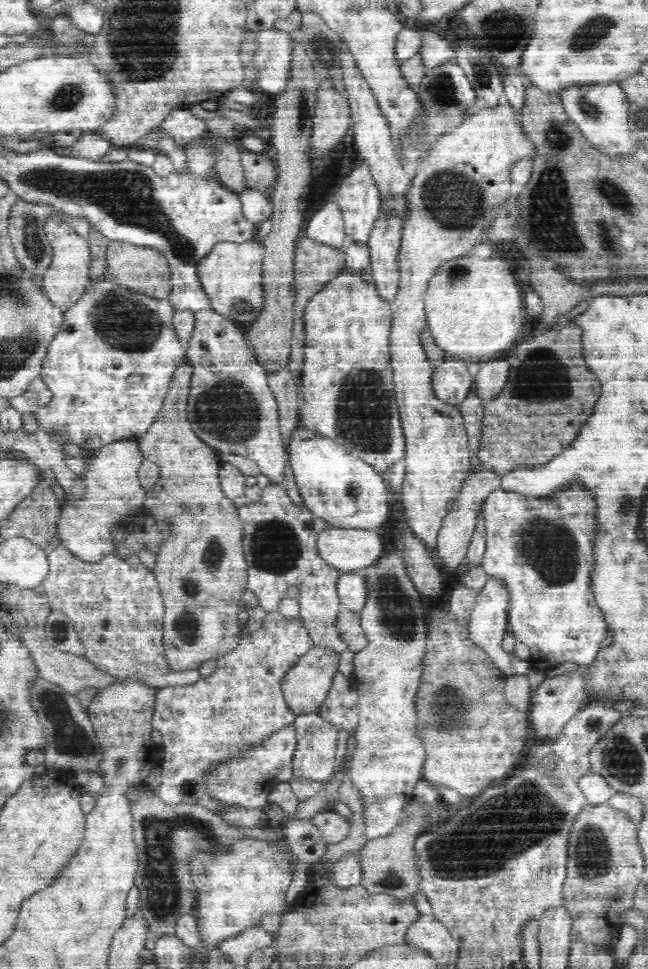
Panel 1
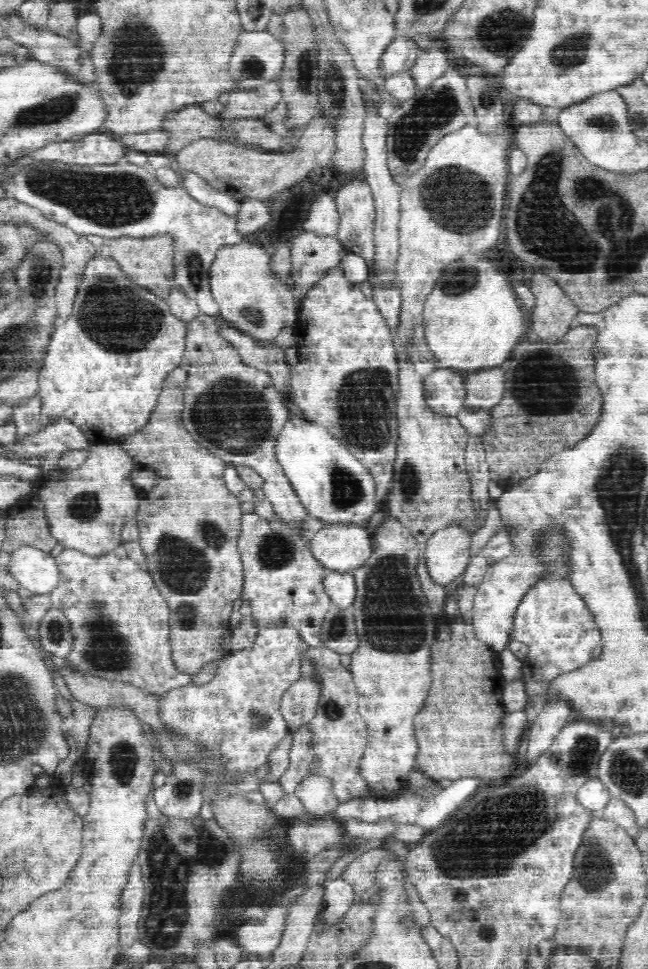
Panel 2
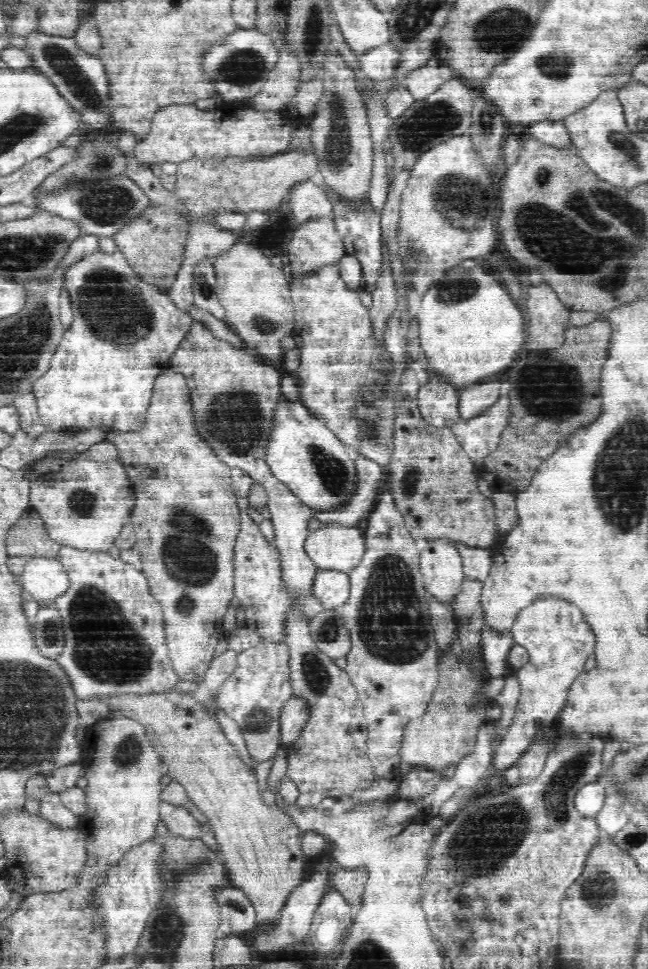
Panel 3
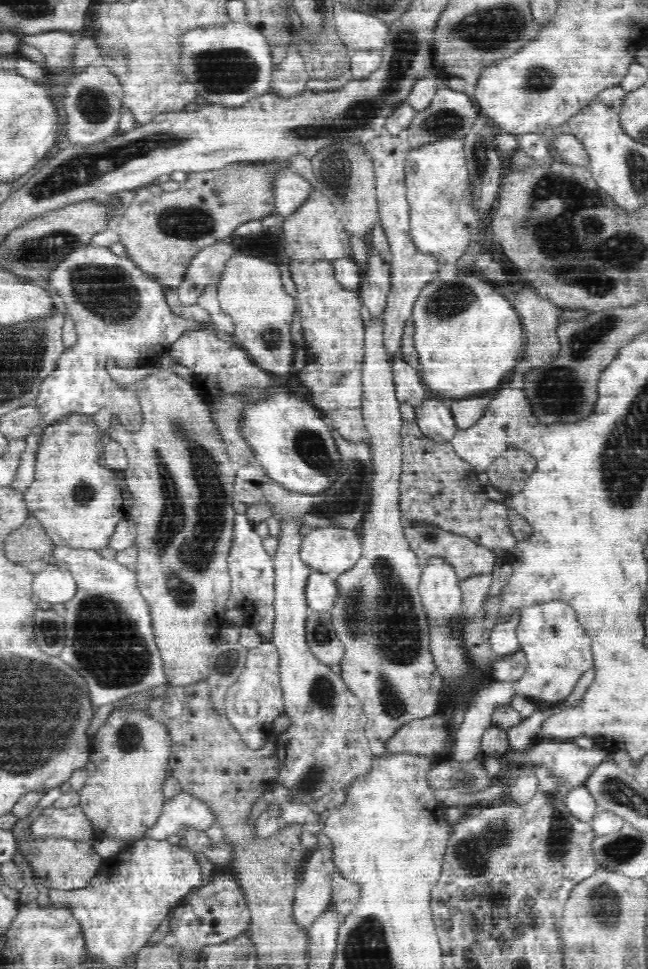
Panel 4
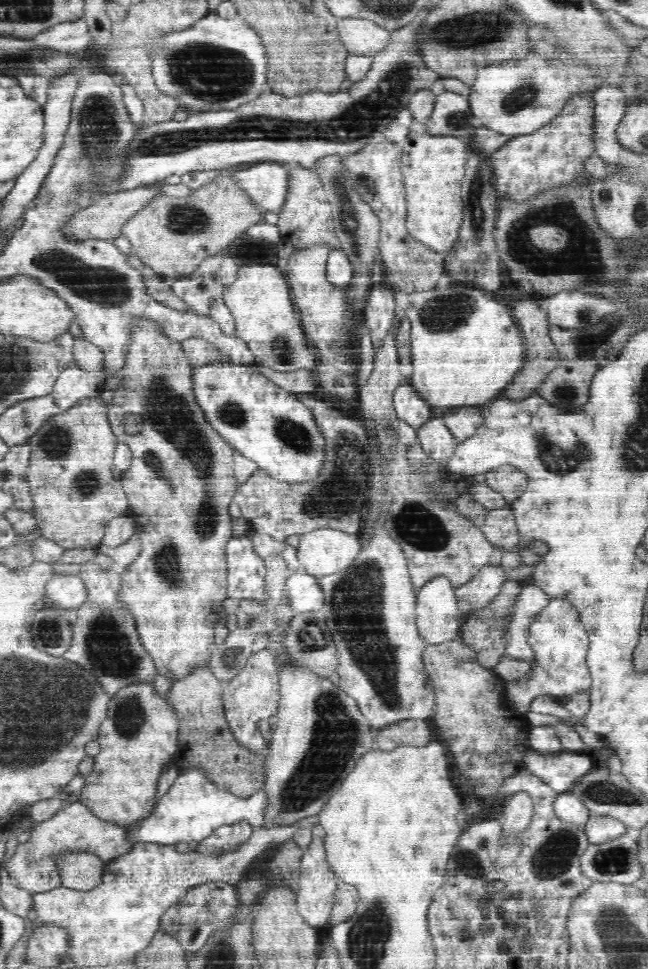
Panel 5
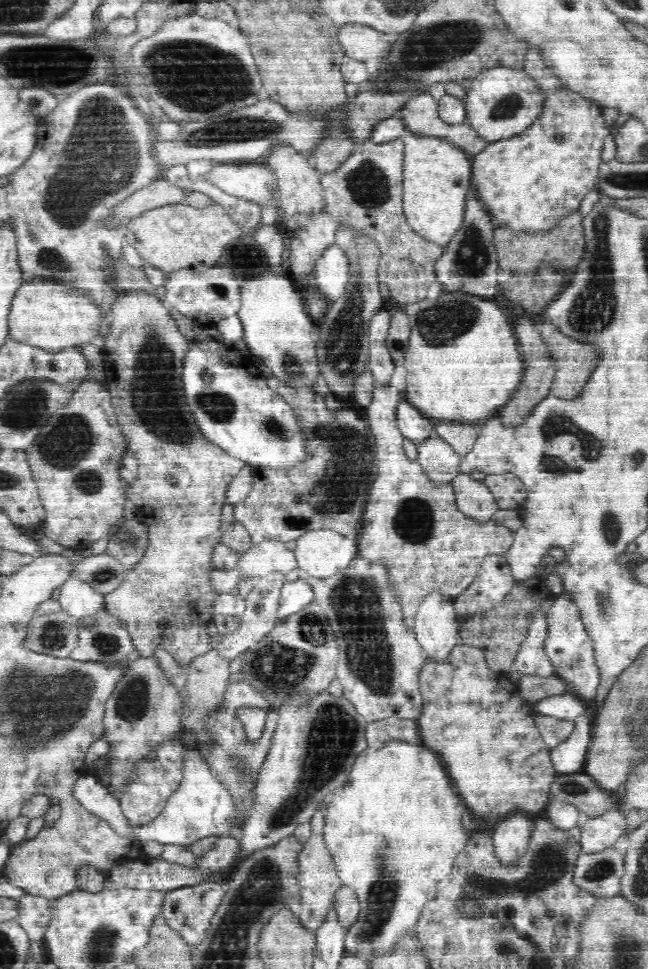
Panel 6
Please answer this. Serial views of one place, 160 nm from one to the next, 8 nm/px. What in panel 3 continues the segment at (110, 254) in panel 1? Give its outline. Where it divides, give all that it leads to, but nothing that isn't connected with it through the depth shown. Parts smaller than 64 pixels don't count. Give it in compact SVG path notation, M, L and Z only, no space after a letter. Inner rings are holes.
M157 207L120 230L113 236L113 240L116 250L124 256L132 272L140 276L142 282L154 285L162 294L167 295L177 272L184 263L186 232L188 232L186 217L180 217L174 211Z

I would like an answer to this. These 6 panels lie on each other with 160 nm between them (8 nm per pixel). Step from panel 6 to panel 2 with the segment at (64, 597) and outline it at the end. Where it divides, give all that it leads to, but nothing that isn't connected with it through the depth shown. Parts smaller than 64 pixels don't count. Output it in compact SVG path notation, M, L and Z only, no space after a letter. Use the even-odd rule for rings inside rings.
M30 545L16 546L4 571L32 595L49 594L60 578L54 557Z

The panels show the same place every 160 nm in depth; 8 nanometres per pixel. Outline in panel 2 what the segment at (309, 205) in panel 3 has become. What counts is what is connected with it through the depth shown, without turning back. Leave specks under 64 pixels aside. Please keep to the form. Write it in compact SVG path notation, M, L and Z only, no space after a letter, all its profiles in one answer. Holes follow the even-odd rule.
M322 193L312 203L303 223L306 232L320 237L337 238L341 216L333 194Z

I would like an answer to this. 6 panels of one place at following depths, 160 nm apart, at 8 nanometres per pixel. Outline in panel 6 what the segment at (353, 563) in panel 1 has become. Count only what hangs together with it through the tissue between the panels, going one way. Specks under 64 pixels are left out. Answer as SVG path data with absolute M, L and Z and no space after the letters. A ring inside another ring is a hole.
M318 529L311 530L296 539L295 559L298 568L302 568L308 574L314 574L316 577L326 578L333 575L338 570L345 569L359 554L359 544L356 537L338 534L334 530Z

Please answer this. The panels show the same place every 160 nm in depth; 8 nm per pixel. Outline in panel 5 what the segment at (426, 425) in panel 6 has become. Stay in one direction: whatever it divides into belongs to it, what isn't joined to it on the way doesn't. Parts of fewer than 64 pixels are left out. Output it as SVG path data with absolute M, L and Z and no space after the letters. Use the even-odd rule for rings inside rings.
M408 377L400 380L400 384L393 392L392 400L397 418L407 422L415 430L434 412L432 406L419 395Z

